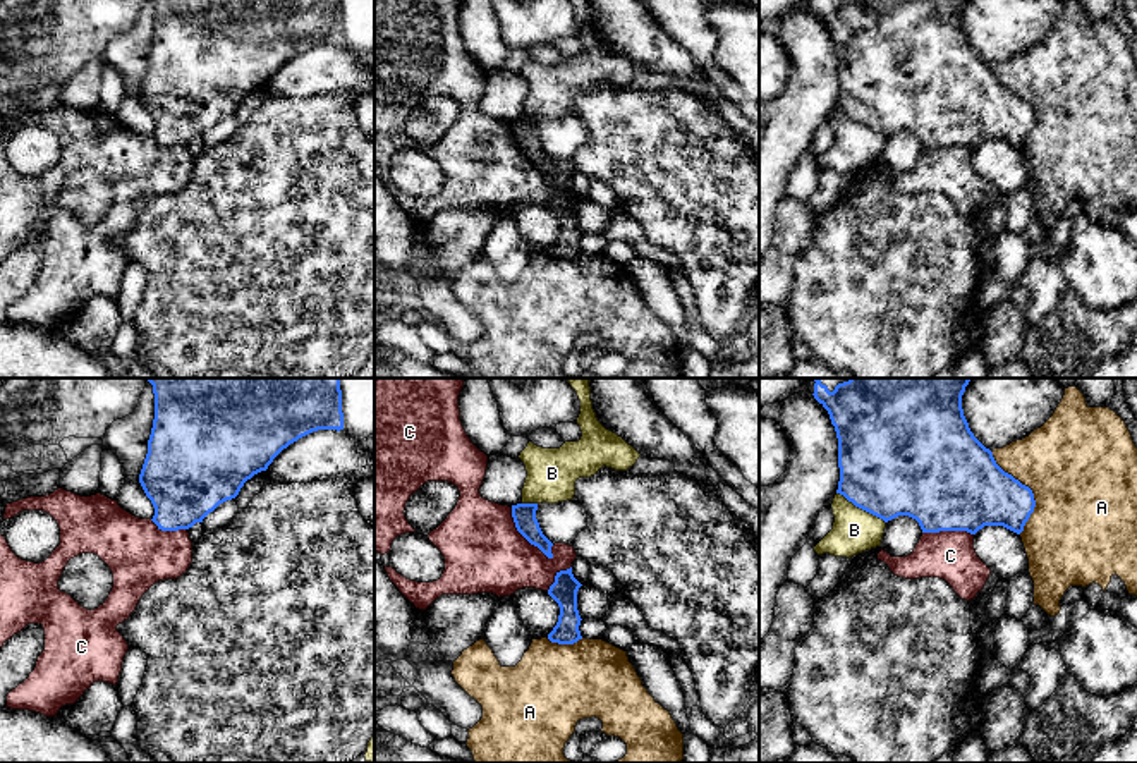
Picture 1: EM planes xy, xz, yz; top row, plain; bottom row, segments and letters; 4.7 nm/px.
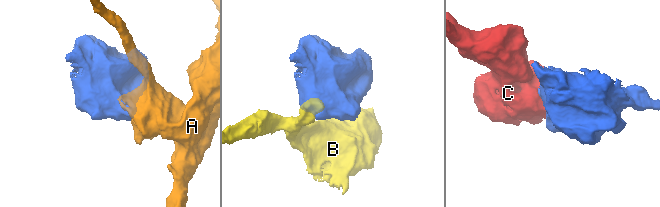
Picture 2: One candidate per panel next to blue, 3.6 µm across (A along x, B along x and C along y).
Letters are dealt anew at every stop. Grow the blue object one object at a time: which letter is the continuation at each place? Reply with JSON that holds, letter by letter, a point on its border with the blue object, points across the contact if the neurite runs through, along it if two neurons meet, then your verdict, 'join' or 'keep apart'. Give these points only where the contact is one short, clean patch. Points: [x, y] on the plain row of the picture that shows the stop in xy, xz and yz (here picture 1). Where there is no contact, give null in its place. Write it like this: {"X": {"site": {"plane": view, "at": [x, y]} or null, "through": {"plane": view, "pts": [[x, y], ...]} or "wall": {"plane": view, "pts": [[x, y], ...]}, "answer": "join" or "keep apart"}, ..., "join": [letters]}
{"A": {"site": {"plane": "yz", "at": [1029, 103]}, "answer": "keep apart"}, "B": {"site": {"plane": "yz", "at": [861, 122]}, "answer": "keep apart"}, "C": {"site": {"plane": "xz", "at": [524, 152]}, "wall": {"plane": "xz", "pts": [[510, 122], [514, 141], [552, 174]]}, "answer": "keep apart"}, "join": []}

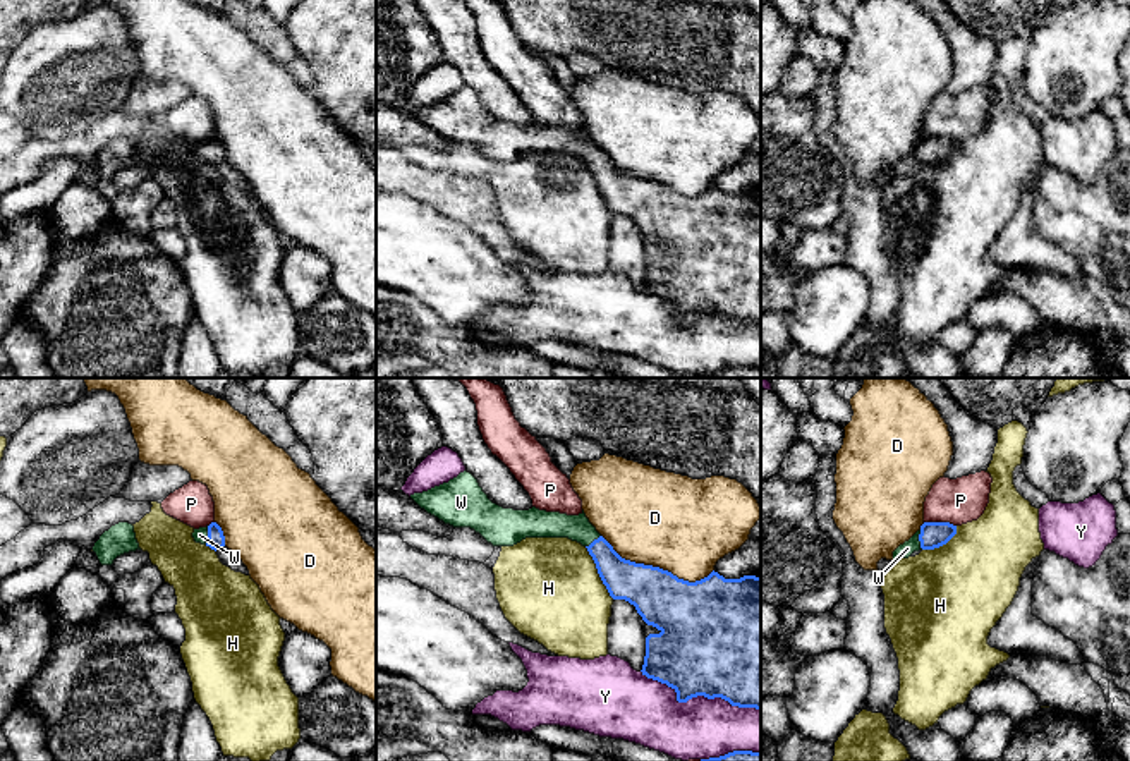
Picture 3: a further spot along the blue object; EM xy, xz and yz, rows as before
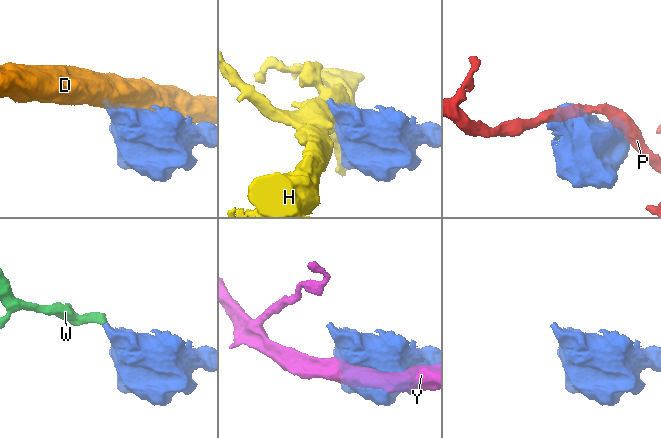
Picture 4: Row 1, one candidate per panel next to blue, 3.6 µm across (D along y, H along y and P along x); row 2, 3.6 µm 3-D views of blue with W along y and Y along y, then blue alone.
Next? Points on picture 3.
{"D": {"site": {"plane": "xz", "at": [656, 182]}, "answer": "keep apart"}, "H": {"site": {"plane": "xz", "at": [598, 188]}, "answer": "keep apart"}, "P": {"site": {"plane": "yz", "at": [940, 138]}, "answer": "keep apart"}, "W": {"site": {"plane": "yz", "at": [919, 155]}, "through": {"plane": "yz", "pts": [[933, 150], [919, 155], [907, 164]]}, "answer": "join"}, "Y": {"site": {"plane": "xz", "at": [698, 310]}, "answer": "keep apart"}, "join": ["W"]}

